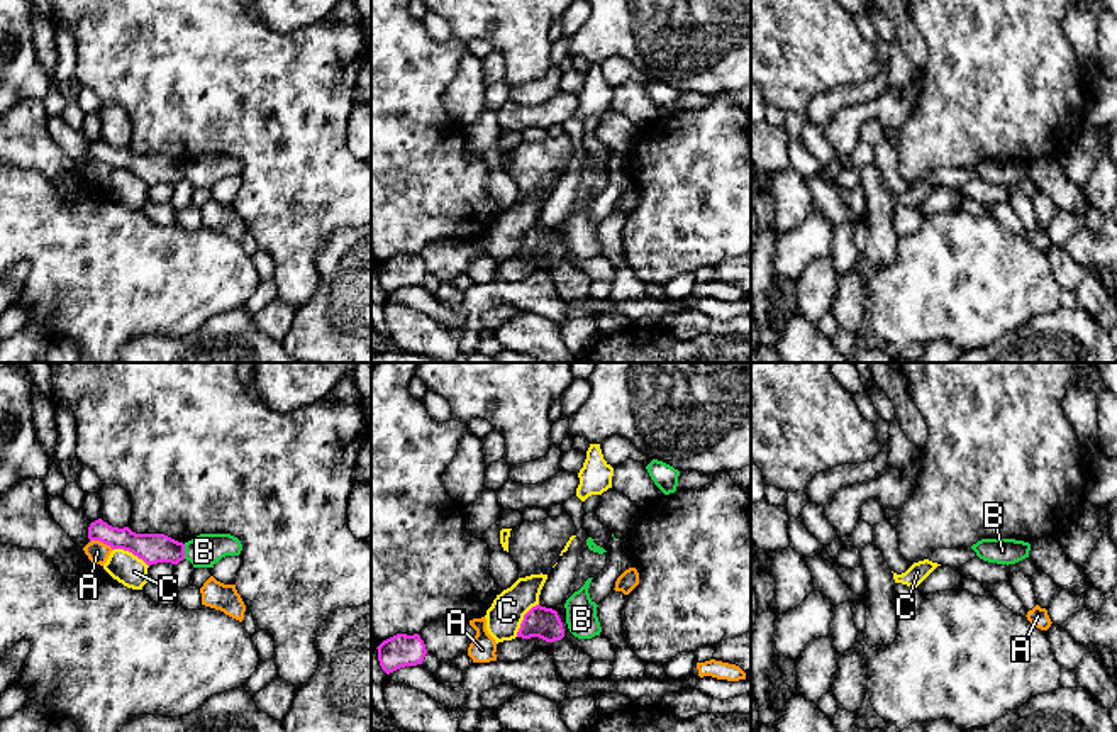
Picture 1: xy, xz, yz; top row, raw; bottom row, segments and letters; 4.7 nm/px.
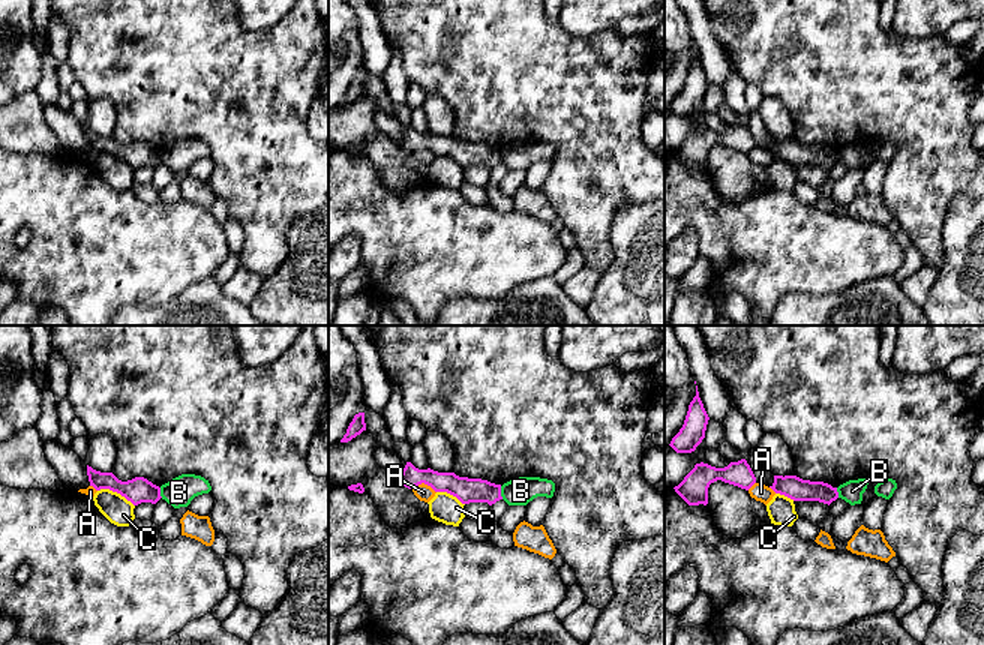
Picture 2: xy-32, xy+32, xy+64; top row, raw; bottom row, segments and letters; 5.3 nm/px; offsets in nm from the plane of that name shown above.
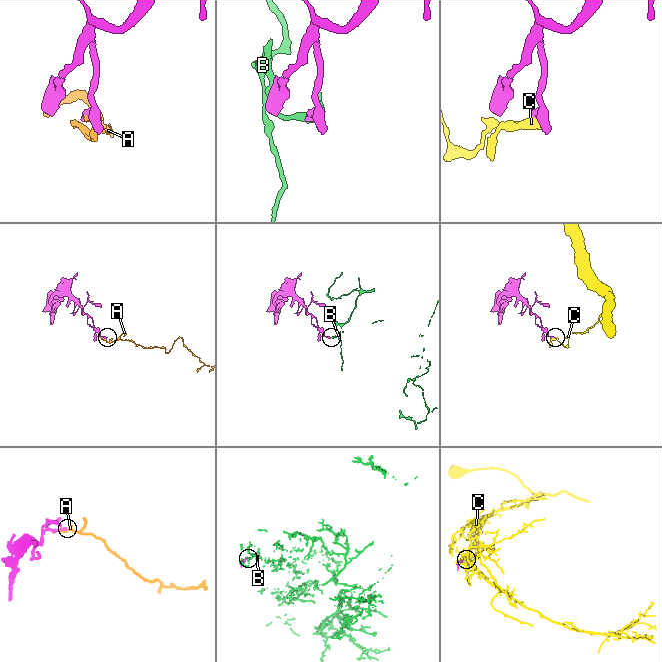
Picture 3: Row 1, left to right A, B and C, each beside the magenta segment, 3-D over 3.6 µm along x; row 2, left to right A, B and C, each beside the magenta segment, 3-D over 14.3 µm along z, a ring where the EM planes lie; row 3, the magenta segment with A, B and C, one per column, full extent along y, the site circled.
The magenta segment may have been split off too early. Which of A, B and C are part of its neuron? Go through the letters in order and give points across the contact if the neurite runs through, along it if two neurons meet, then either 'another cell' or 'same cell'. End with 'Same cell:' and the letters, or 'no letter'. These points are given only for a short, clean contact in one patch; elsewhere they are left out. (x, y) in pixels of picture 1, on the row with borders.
A: border xy (90, 541), (100, 541), (112, 549); another cell
B: border xy (183, 544), (185, 558); another cell
C: border xz (538, 604), (524, 615), (516, 636); another cell
Same cell: no letter

